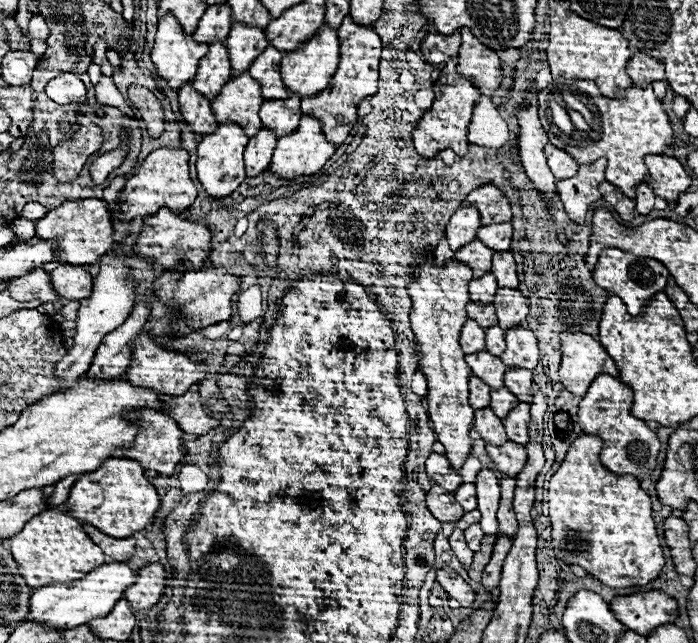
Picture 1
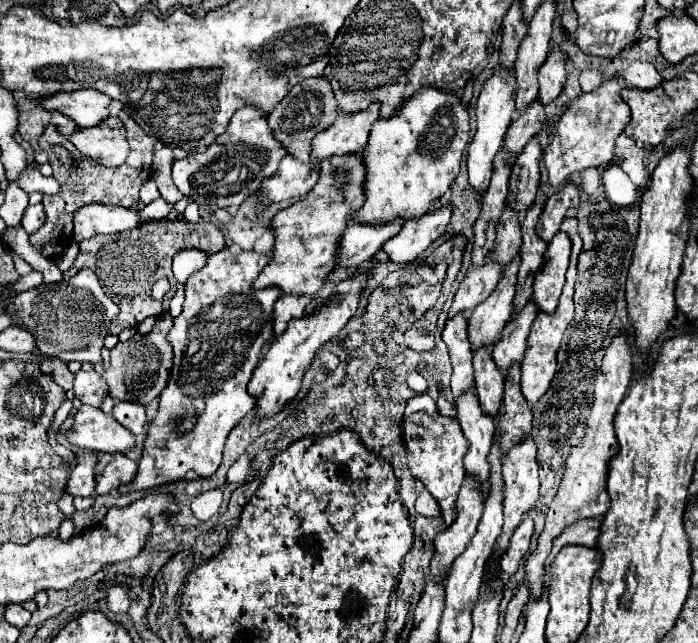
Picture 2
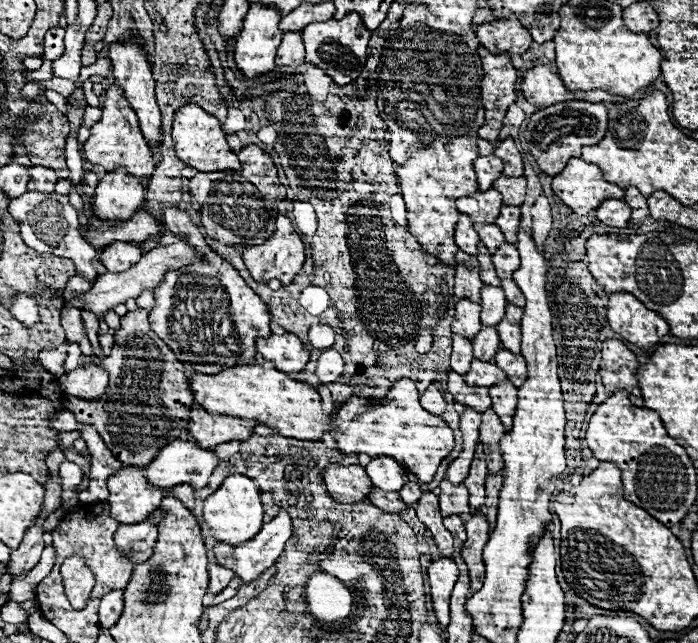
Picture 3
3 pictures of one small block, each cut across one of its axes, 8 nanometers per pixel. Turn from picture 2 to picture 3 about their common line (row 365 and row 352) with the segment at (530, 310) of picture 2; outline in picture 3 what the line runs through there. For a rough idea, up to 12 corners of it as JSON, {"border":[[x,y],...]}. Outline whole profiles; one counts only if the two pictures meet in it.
{"border":[[506,348],[496,352],[496,364],[512,382],[526,380],[528,368],[522,354]]}

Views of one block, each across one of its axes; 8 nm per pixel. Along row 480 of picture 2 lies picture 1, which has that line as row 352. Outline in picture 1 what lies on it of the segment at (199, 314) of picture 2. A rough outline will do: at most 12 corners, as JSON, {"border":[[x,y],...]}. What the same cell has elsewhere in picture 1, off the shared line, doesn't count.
{"border":[[148,334],[132,350],[128,382],[182,396],[206,374]]}

